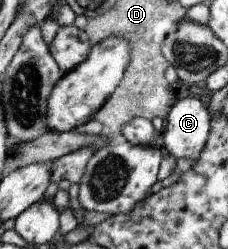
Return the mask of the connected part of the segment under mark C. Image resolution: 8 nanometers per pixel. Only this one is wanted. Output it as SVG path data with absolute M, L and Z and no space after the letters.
M183 98L170 108L164 135L164 153L176 160L188 158L196 161L204 150L210 130L211 113L198 98Z

